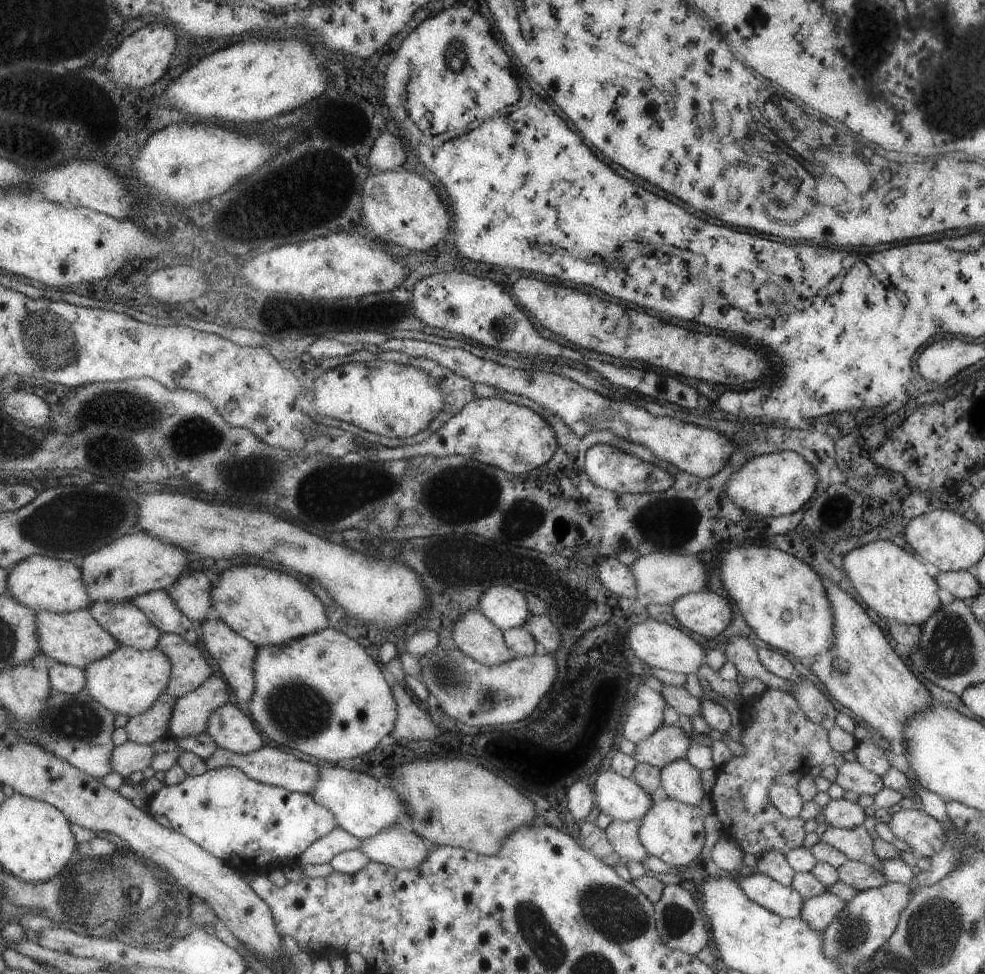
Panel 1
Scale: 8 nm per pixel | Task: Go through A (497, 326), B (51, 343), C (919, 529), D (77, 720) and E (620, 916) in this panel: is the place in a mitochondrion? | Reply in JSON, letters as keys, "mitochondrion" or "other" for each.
{"A":"other","B":"mitochondrion","C":"other","D":"mitochondrion","E":"mitochondrion"}

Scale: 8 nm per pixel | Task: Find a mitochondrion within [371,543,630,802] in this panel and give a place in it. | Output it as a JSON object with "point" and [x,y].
{"point":[449,677]}

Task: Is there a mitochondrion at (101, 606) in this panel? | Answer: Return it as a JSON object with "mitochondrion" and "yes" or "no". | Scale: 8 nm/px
{"mitochondrion":"no"}

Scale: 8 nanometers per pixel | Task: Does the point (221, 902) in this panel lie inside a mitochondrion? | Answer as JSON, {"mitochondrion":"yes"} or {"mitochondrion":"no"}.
{"mitochondrion":"no"}

